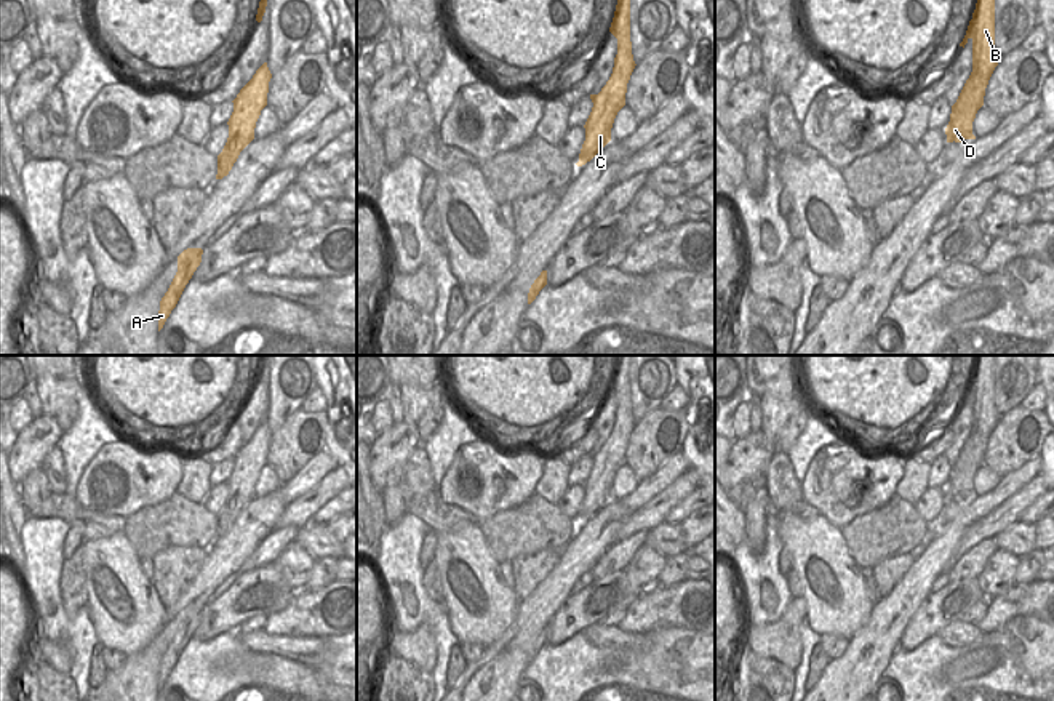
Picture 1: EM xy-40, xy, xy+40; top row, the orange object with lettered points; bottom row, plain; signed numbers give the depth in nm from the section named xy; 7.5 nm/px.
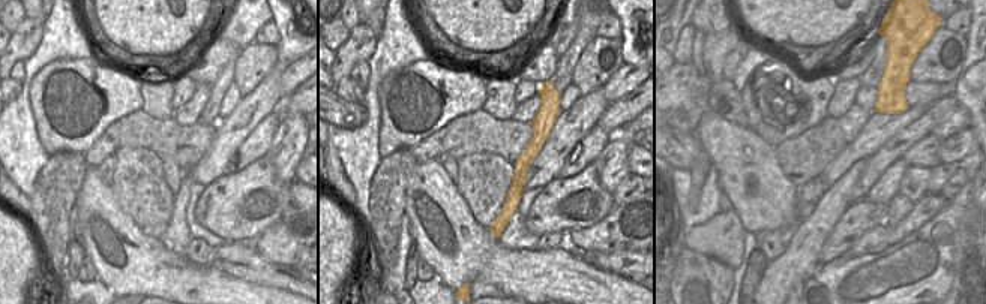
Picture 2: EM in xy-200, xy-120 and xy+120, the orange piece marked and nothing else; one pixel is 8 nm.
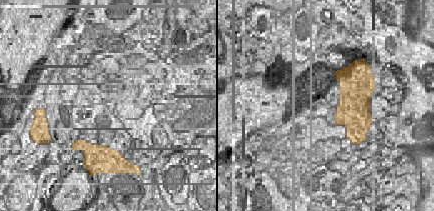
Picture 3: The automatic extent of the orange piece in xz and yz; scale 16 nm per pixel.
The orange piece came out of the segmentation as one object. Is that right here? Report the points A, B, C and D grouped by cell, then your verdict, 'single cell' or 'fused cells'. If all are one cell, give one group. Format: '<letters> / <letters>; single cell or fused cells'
A B C / D; fused cells

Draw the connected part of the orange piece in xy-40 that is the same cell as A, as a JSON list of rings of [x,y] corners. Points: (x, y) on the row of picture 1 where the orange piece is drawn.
[[[187,248],[178,256],[178,272],[160,301],[158,331],[163,328],[171,310],[176,307],[186,285],[202,262],[202,248]]]

